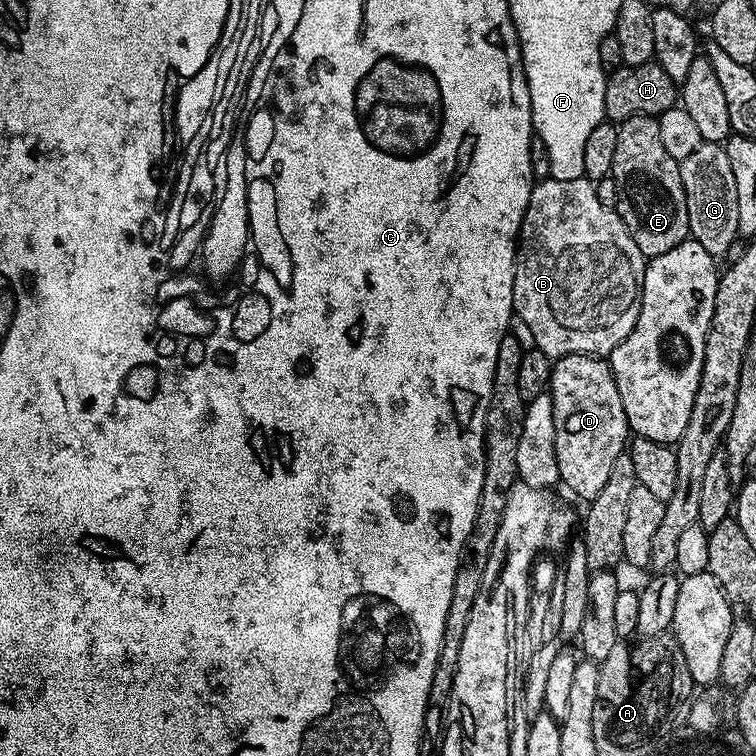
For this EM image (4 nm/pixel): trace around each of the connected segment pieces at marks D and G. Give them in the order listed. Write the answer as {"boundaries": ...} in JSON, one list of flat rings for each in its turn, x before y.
{"boundaries":[[[582,354,559,357,552,366,550,395,559,483,581,496,584,502,590,502,602,491,602,486,606,486,614,462,625,455,630,440,626,410,622,410,622,398,618,398,611,363,598,356]],[[707,142,700,144,690,158,680,161,680,173,691,239,700,243,713,258,720,258,738,240,738,194,727,147]]]}

